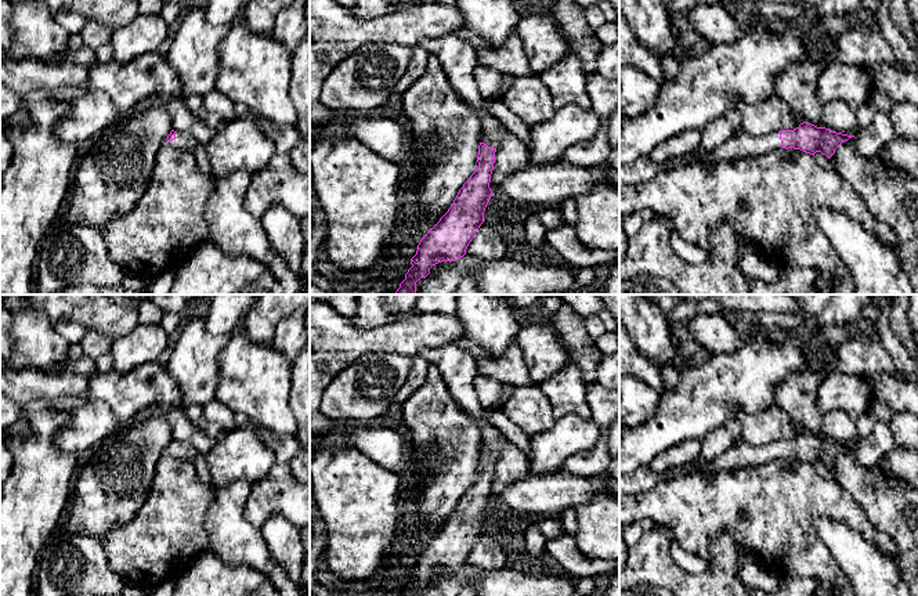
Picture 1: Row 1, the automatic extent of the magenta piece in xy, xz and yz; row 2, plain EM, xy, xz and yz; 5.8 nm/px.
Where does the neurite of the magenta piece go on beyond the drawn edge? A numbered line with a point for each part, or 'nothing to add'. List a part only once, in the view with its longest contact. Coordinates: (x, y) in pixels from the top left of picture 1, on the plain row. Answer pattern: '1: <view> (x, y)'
1: xy (183, 451)

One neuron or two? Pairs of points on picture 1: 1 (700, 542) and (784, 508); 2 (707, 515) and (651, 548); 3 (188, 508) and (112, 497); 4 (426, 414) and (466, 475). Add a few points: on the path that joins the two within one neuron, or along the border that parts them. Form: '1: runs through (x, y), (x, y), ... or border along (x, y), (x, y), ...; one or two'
1: runs through (718, 520), (732, 506), (762, 508); one
2: border along (657, 523), (665, 524), (673, 535); two
3: border along (155, 470), (151, 490), (144, 504), (122, 524); two
4: runs through (438, 429), (445, 445), (458, 459); one

